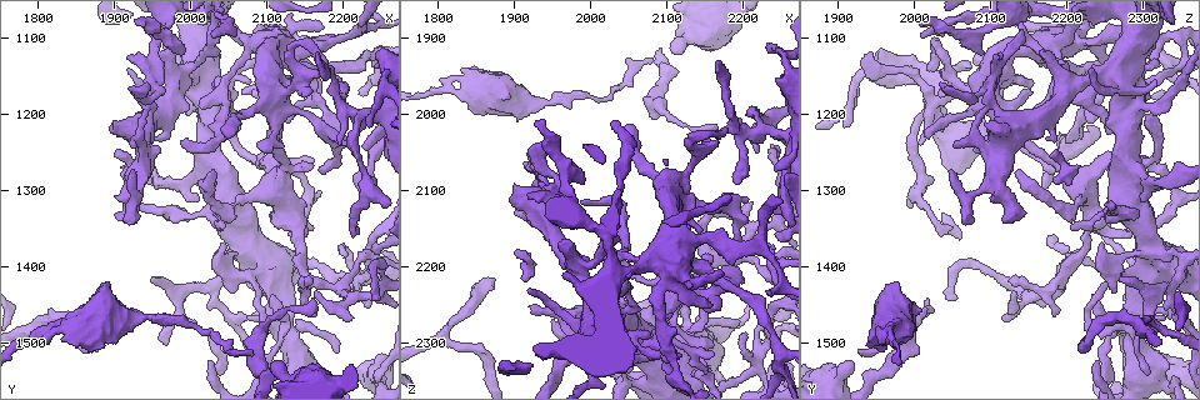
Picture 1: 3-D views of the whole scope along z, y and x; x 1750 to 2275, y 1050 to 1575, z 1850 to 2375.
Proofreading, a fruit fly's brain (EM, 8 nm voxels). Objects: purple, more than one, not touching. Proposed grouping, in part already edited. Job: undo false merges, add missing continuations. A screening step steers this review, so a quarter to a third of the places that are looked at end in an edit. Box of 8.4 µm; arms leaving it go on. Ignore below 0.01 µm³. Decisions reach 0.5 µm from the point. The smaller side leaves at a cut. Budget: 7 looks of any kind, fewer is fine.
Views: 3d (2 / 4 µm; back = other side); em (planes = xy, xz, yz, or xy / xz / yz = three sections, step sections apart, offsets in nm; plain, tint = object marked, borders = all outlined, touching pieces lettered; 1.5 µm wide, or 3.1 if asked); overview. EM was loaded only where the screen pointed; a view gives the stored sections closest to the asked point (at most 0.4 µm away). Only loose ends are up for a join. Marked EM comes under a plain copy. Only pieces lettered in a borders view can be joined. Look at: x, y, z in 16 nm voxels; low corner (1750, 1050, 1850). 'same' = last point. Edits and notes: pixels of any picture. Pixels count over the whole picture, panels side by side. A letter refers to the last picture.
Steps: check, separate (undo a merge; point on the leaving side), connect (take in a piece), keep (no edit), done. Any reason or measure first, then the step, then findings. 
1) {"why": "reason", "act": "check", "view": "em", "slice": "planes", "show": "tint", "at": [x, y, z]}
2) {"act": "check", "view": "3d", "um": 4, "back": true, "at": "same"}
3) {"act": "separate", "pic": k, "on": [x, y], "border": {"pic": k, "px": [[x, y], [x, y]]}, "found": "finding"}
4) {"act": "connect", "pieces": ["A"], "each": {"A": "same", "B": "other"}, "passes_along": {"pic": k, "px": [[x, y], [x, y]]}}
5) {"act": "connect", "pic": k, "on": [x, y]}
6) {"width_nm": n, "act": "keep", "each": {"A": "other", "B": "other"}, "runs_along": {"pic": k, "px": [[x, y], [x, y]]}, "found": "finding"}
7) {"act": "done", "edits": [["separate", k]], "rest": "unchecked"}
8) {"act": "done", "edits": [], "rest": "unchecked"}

{"why": "branch stops here", "act": "check", "view": "em", "slice": "planes", "show": "borders", "at": [2165, 1125, 1935]}

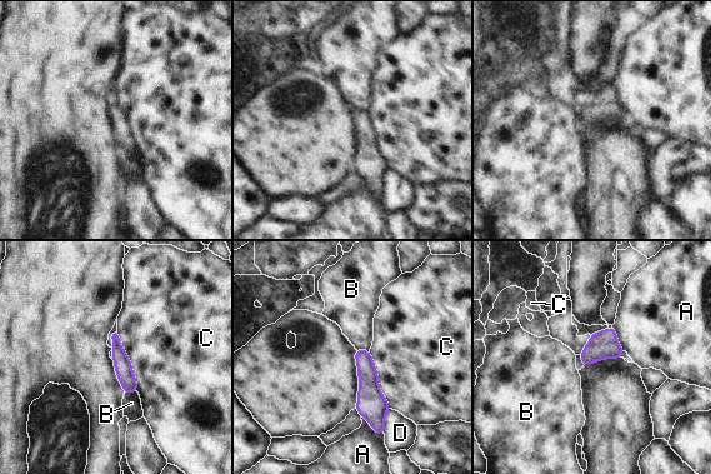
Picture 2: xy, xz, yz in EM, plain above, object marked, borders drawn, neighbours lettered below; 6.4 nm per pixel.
{"act": "keep", "each": {"A": "other", "B": "other", "C": "other", "D": "other"}, "found": "no lettered piece goes on from it"}

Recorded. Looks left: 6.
{"why": "branch stops here", "act": "check", "view": "3d", "um": 4, "at": [2125, 1215, 2235]}

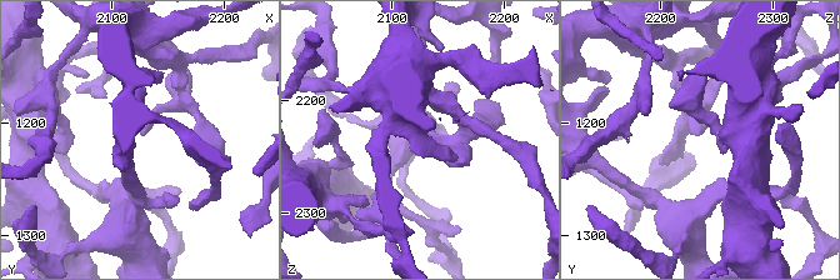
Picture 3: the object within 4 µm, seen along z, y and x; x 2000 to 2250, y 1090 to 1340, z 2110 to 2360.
{"act": "check", "view": "em", "slice": "planes", "show": "borders", "at": [2126, 1210, 2234]}

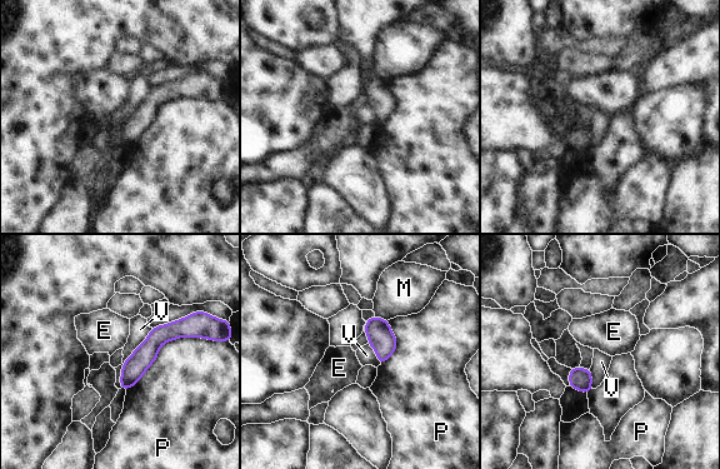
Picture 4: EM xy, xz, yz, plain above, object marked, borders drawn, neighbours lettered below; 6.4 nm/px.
{"act": "keep", "each": {"E": "other", "M": "other", "P": "other", "V": "other"}, "runs_along": {"pic": 4, "px": [[169, 333], [148, 350], [124, 385]]}, "found": "none of them fits"}

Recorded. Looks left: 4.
{"why": "tapers out", "act": "check", "view": "3d", "um": 2, "back": true, "at": [2150, 1420, 2125]}

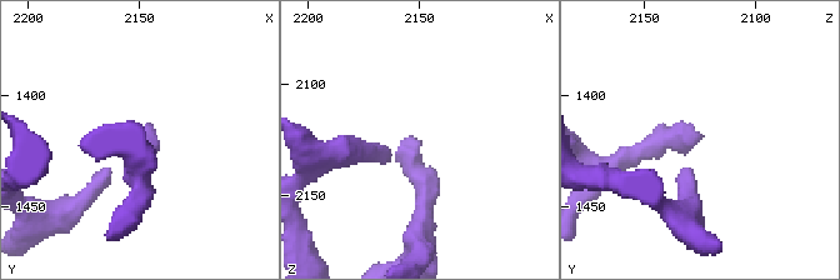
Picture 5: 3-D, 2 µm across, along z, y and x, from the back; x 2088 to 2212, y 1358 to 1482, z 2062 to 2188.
{"act": "check", "view": "em", "slice": "planes", "show": "borders", "at": [2154, 1419, 2124]}

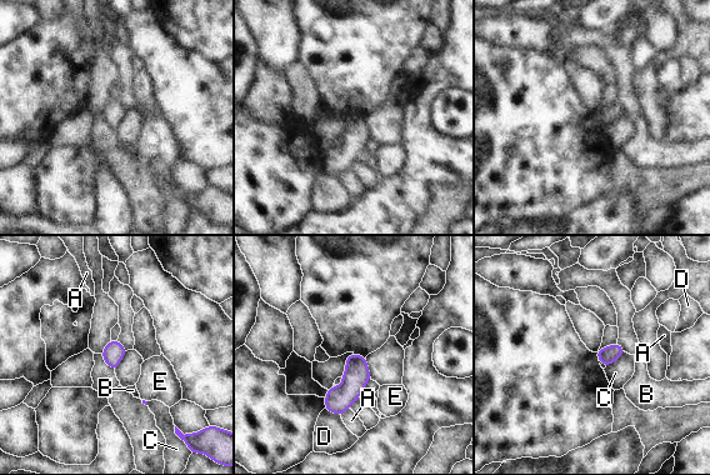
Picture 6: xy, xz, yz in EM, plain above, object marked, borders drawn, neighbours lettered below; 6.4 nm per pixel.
{"width_nm": 110, "act": "keep", "each": {"A": "other", "B": "other", "C": "other", "D": "other", "E": "other"}, "border": {"pic": 6, "px": [[128, 350], [115, 370]]}, "found": "none of them fits"}

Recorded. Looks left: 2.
{"act": "done", "edits": [], "rest": "unchecked"}

